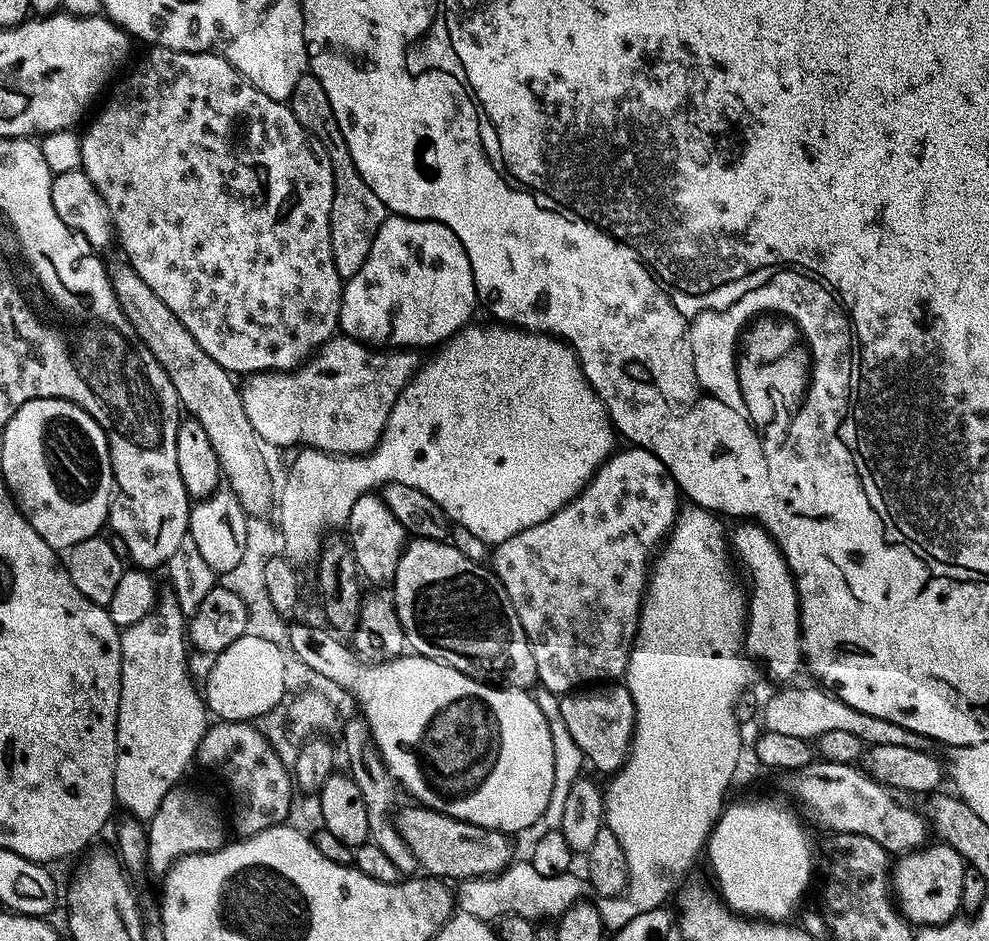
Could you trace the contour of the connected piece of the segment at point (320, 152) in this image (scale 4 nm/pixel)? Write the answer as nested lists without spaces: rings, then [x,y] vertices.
[[[153,47],[152,52],[120,85],[116,88],[116,93],[112,96],[112,101],[108,105],[99,109],[98,115],[102,118],[120,118],[120,128],[126,128],[122,132],[126,132],[122,138],[130,140],[126,150],[142,150],[138,152],[138,156],[128,154],[126,152],[126,164],[83,164],[82,170],[90,178],[92,185],[98,190],[98,194],[104,200],[104,204],[108,207],[108,212],[112,215],[112,226],[115,235],[118,237],[118,244],[124,247],[123,254],[126,260],[132,265],[134,270],[141,276],[142,281],[150,286],[154,293],[158,294],[158,298],[162,300],[178,316],[178,321],[182,322],[186,330],[194,336],[195,342],[201,346],[218,365],[225,368],[231,374],[235,374],[240,378],[249,376],[259,376],[266,372],[294,372],[297,368],[303,368],[324,345],[329,344],[332,340],[337,339],[338,329],[340,326],[340,307],[342,306],[342,298],[344,297],[345,281],[340,279],[338,274],[338,266],[334,262],[334,246],[332,245],[332,211],[334,210],[334,198],[336,197],[336,171],[332,165],[332,154],[327,147],[317,147],[317,152],[312,149],[314,145],[313,137],[302,126],[302,122],[298,122],[298,118],[293,114],[291,107],[287,103],[270,98],[266,94],[262,94],[262,90],[255,88],[246,77],[234,67],[228,60],[227,55],[213,54],[212,52],[175,52],[169,48]]]

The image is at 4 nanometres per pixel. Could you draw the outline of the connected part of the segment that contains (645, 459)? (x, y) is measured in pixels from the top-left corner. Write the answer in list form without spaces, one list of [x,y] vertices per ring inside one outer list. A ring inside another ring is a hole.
[[[632,446],[627,450],[629,452],[620,450],[609,456],[604,465],[600,467],[599,472],[592,477],[592,481],[584,487],[583,492],[575,500],[571,500],[561,512],[557,512],[546,522],[522,530],[522,534],[495,545],[490,556],[491,571],[499,577],[500,585],[506,590],[514,610],[518,610],[522,630],[526,630],[530,650],[534,650],[534,662],[538,662],[539,683],[542,688],[544,684],[545,690],[553,692],[556,698],[563,698],[568,693],[583,689],[585,686],[600,686],[605,682],[620,682],[627,677],[632,647],[636,645],[636,635],[640,632],[640,612],[644,608],[644,597],[650,583],[650,561],[657,551],[656,544],[661,543],[660,545],[663,545],[671,537],[672,530],[676,526],[676,519],[679,518],[682,511],[682,503],[680,504],[682,493],[667,466],[657,456],[647,452],[645,448]]]

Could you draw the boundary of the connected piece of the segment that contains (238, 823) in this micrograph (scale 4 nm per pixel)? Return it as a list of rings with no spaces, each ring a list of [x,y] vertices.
[[[252,722],[217,723],[205,732],[198,753],[198,764],[217,772],[232,795],[230,824],[234,832],[236,827],[235,835],[240,838],[257,836],[271,828],[281,827],[287,821],[284,819],[292,812],[293,773],[289,765],[287,768],[283,758],[276,753],[276,748],[268,741],[267,734],[259,732],[256,727]]]

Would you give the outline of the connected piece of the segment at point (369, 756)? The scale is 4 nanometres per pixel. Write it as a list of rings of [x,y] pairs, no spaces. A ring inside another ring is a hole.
[[[363,718],[348,720],[343,725],[342,738],[343,741],[348,742],[348,756],[352,759],[351,775],[356,781],[356,785],[362,790],[364,801],[368,807],[370,843],[378,846],[378,850],[383,850],[390,857],[390,862],[394,862],[394,866],[398,866],[401,877],[412,878],[417,875],[418,865],[410,846],[406,844],[406,838],[402,838],[399,828],[396,827],[394,819],[394,813],[397,811],[396,792],[398,793],[398,785],[388,767],[385,766],[383,758],[380,757],[380,749],[372,740],[372,732],[370,730],[364,732],[364,725],[367,723],[367,720]]]

